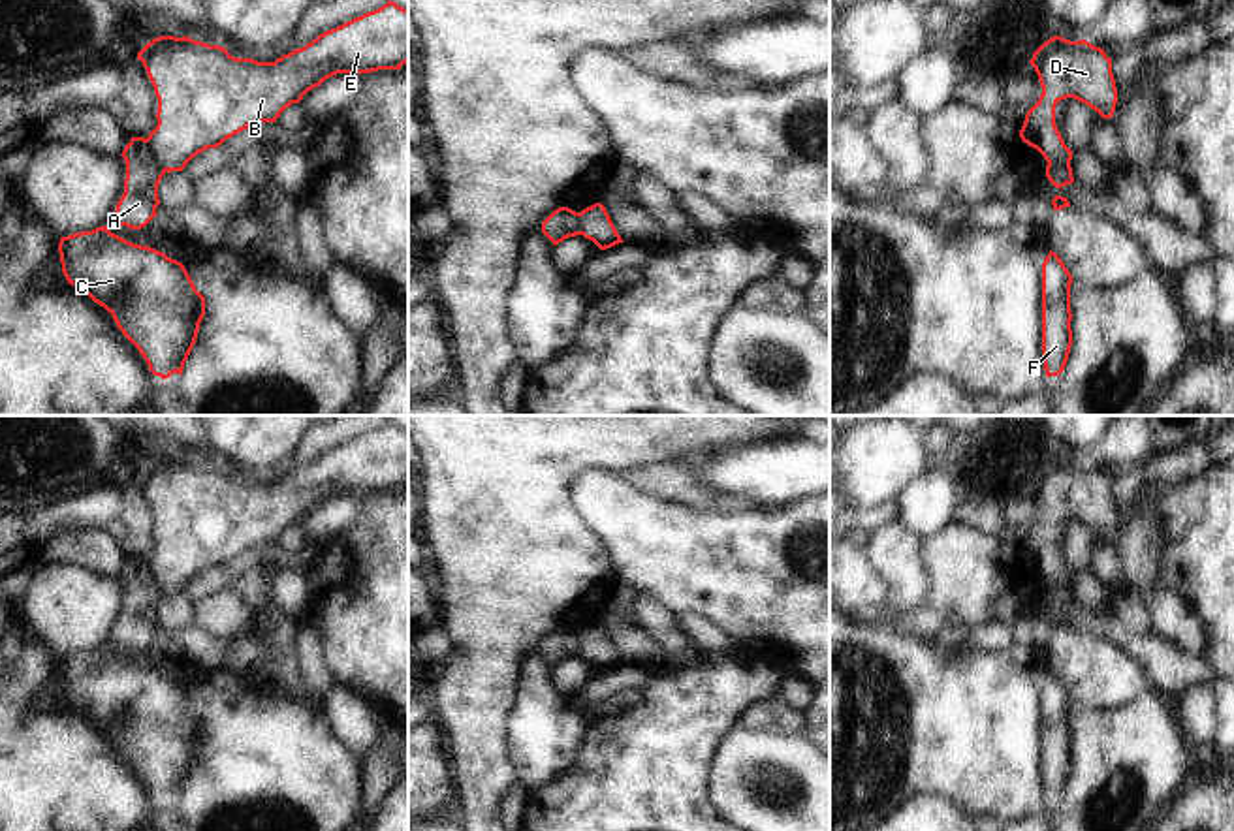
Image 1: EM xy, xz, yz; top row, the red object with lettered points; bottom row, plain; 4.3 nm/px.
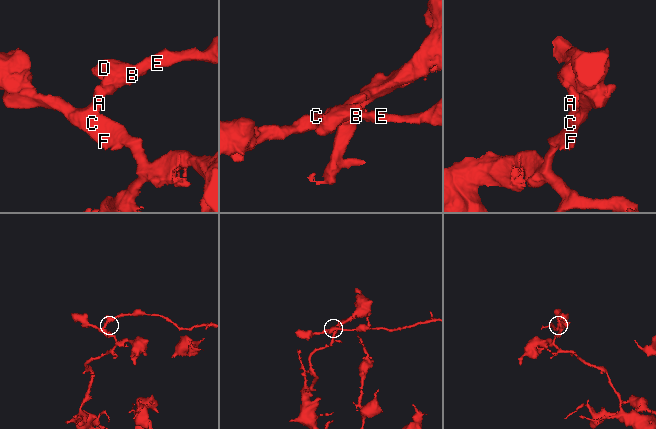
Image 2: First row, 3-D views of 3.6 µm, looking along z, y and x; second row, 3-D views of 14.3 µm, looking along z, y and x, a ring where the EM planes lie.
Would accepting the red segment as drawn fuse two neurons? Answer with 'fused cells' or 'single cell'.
fused cells

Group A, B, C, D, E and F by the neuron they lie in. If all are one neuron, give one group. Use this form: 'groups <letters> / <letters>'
groups A C F / B D E

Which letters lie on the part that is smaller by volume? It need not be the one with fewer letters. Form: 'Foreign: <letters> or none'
Foreign: B, D, E

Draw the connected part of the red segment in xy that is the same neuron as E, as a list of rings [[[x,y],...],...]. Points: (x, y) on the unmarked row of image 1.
[[[388,421],[275,483],[235,479],[226,468],[186,457],[154,459],[137,474],[137,481],[143,483],[158,519],[158,545],[147,560],[167,594],[182,592],[194,577],[220,568],[248,547],[277,543],[286,528],[299,525],[308,511],[337,494],[401,491],[408,483],[408,431]]]

